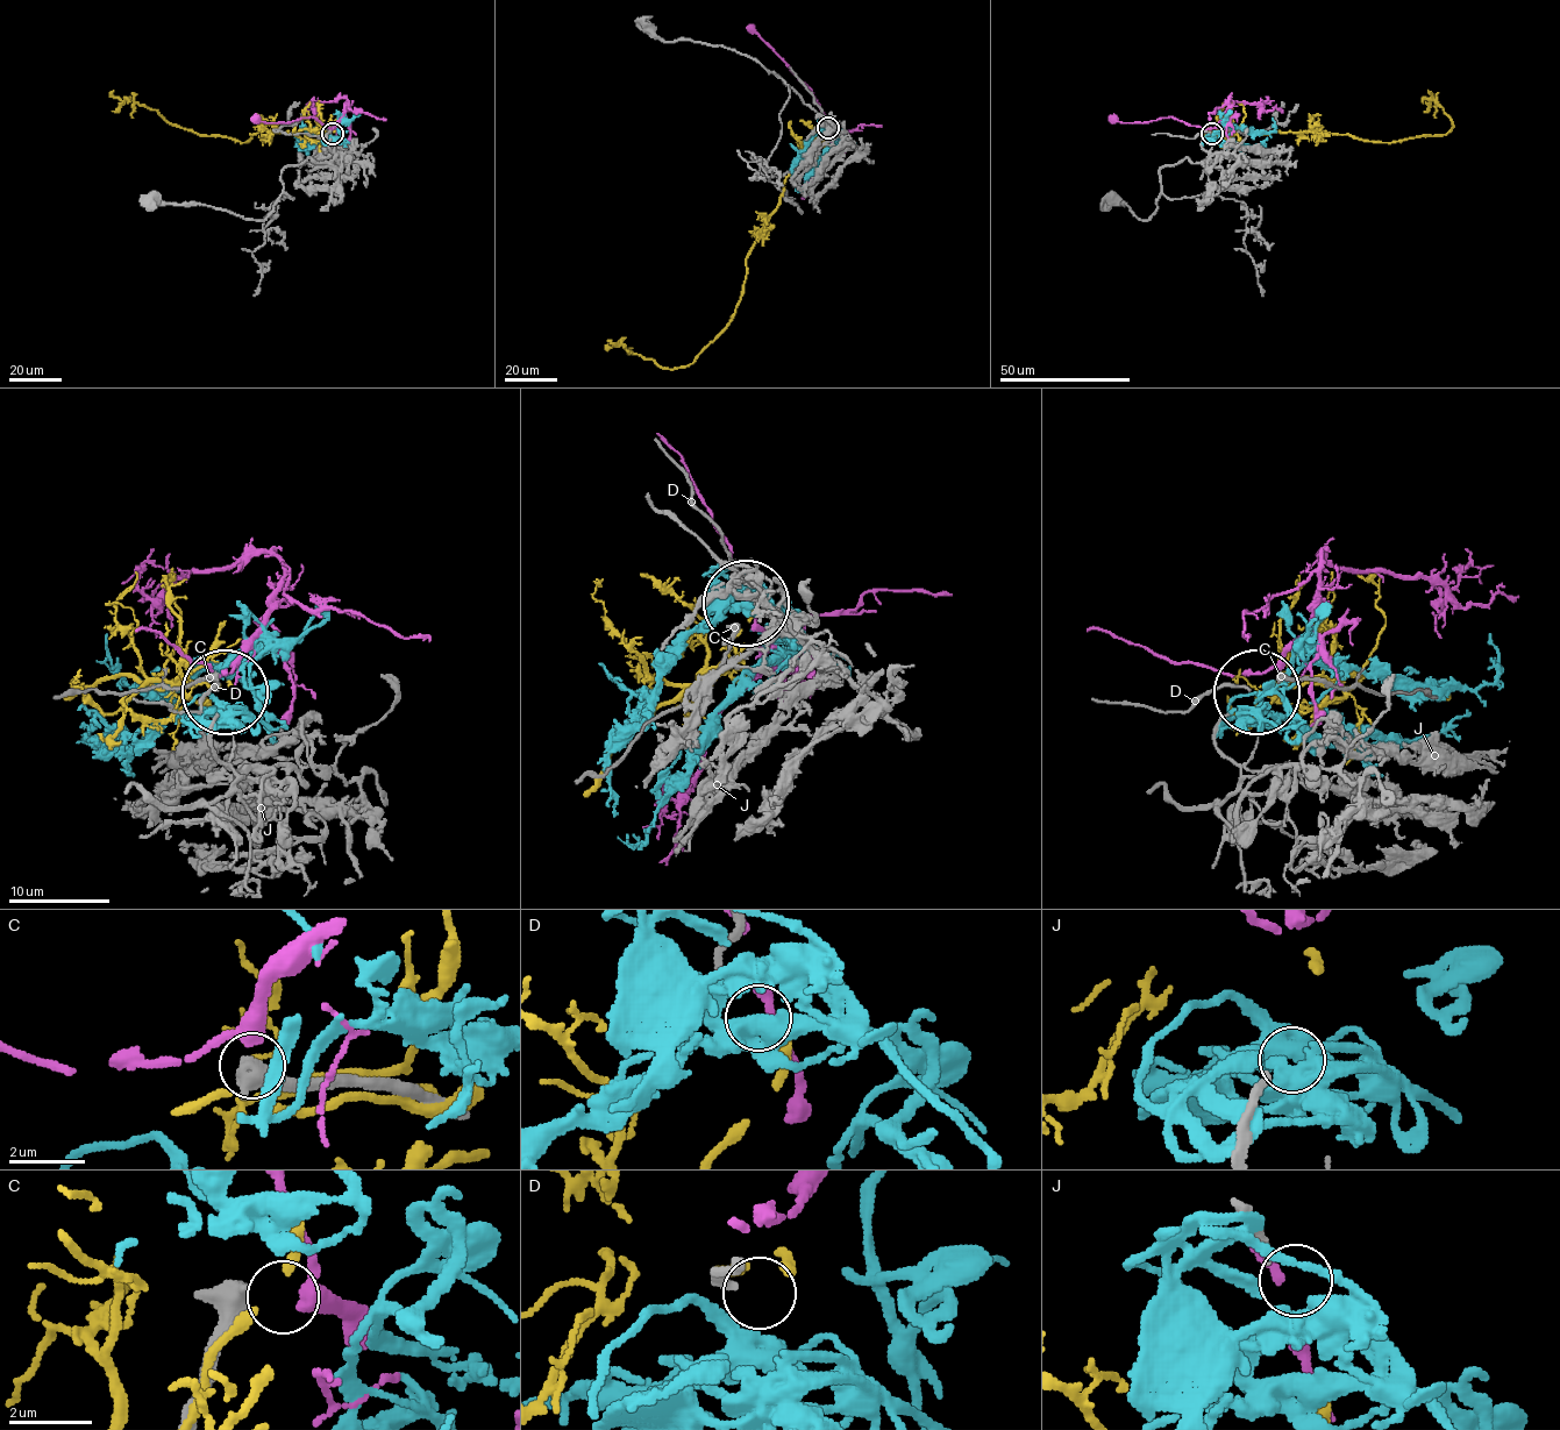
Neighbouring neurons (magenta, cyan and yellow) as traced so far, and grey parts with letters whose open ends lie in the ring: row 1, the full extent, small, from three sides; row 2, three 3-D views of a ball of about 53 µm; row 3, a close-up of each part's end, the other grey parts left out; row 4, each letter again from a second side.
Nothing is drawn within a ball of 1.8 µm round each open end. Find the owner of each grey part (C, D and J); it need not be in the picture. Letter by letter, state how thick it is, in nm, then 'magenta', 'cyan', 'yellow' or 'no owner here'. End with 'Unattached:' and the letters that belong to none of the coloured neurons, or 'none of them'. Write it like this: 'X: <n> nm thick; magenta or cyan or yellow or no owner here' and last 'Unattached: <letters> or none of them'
C: 600 nm thick; magenta
D: 240 nm thick; yellow
J: 180 nm thick; cyan
Unattached: none of them

